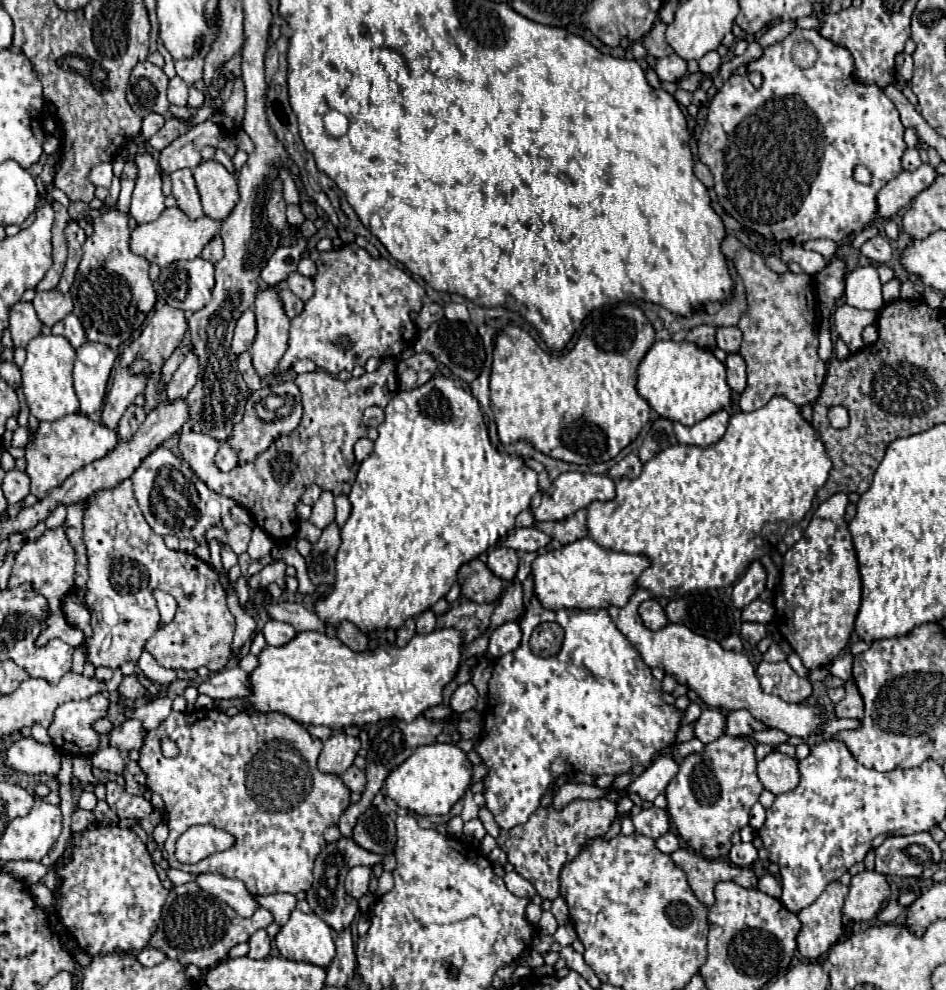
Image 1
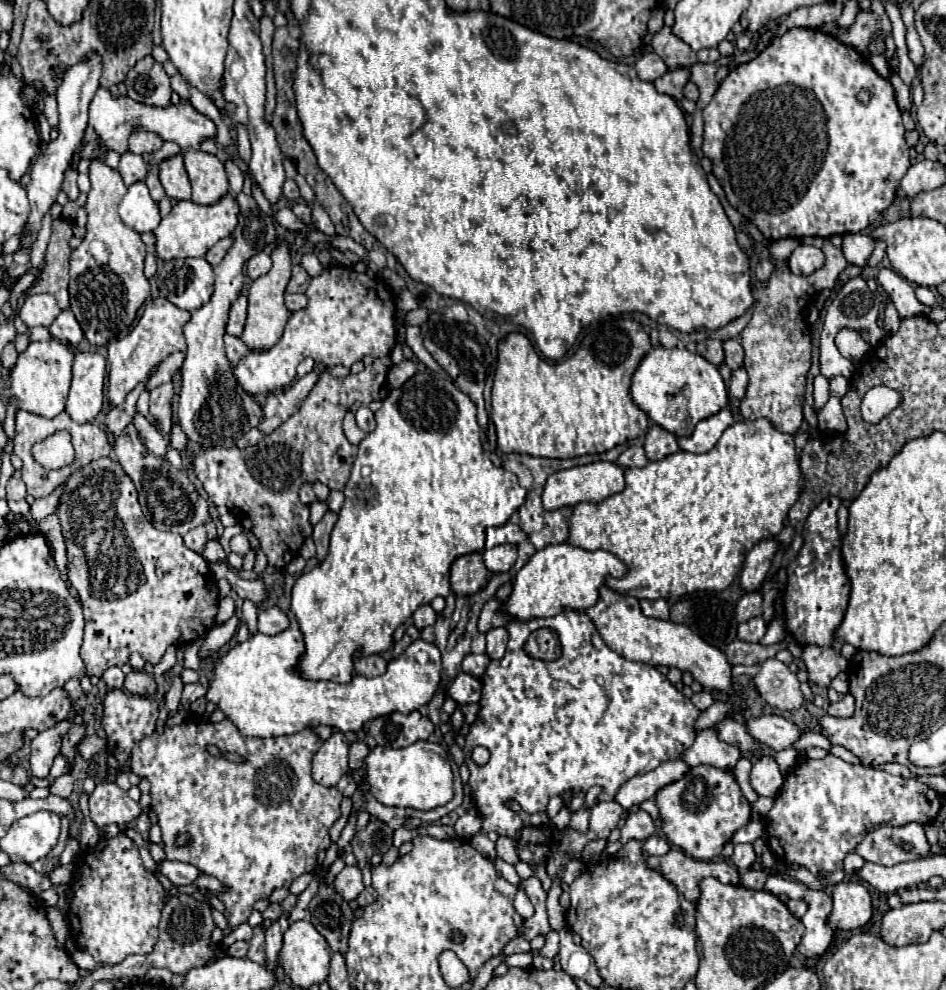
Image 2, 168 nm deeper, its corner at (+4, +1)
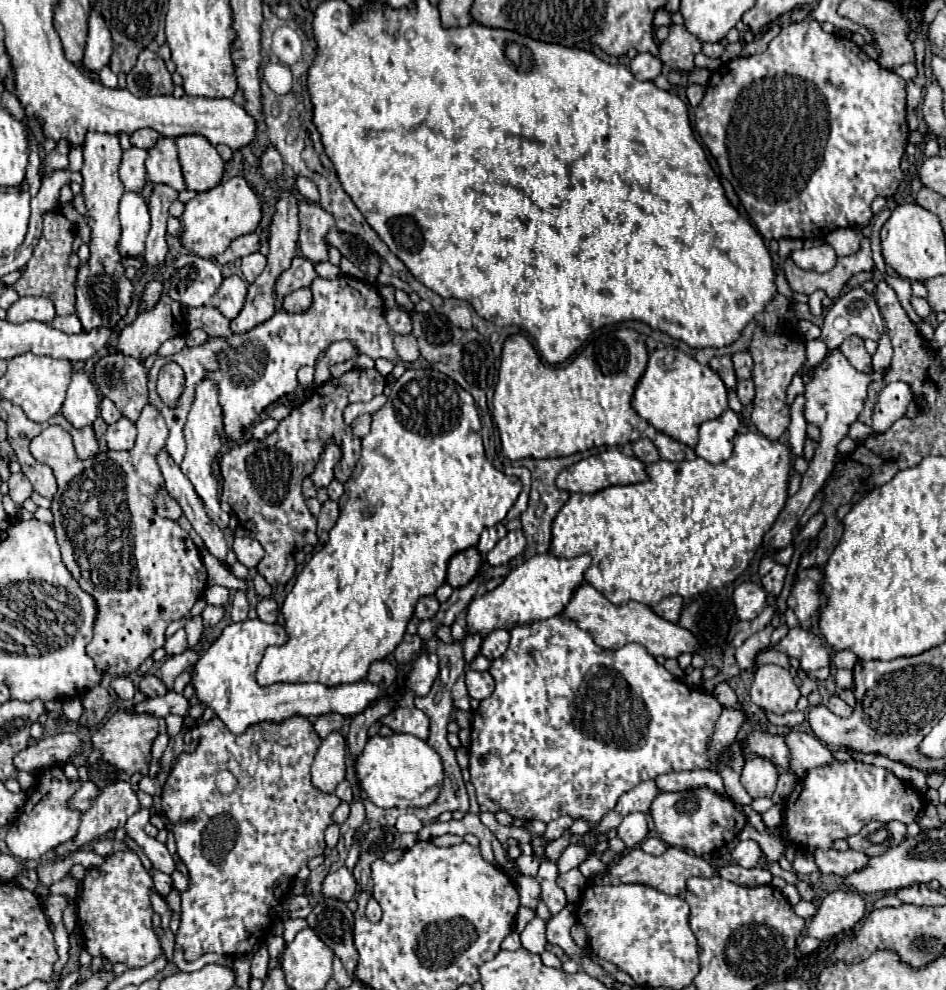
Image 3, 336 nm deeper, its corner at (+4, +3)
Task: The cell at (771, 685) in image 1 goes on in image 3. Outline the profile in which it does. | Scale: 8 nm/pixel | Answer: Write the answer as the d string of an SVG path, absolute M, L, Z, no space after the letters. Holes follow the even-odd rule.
M763 665L755 671L751 685L751 701L765 711L787 713L793 711L801 697L793 675L779 665Z

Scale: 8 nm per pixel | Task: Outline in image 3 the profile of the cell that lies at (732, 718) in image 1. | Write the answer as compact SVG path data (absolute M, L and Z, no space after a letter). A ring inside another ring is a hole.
M789 729L789 733L785 733L785 743L789 747L789 763L791 763L791 771L801 777L807 771L819 767L819 765L827 765L833 761L831 751L813 735L807 735L799 729Z

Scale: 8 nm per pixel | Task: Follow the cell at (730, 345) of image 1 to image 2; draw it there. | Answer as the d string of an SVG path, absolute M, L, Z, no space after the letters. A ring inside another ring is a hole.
M729 339L729 341L723 341L723 349L725 349L725 365L729 369L739 369L743 367L743 347L737 339Z

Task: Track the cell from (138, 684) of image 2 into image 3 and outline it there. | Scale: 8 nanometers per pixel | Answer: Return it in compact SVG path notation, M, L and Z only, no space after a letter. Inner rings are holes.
M143 675L141 677L141 681L139 681L139 685L137 685L147 697L163 697L165 693L167 693L167 689L165 689L165 685L161 683L161 679L157 679L155 675Z

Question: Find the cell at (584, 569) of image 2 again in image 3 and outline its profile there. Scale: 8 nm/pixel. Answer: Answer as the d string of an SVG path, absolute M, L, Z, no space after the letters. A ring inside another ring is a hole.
M553 553L533 555L523 565L513 569L495 591L485 593L481 597L475 597L469 603L469 607L467 607L467 631L481 633L485 637L493 629L511 629L515 625L523 625L523 623L531 623L531 621L539 621L539 619L549 619L553 615L561 615L565 605L571 601L575 589L585 583L585 571L589 567L591 567L591 555L577 555L571 559L557 557Z

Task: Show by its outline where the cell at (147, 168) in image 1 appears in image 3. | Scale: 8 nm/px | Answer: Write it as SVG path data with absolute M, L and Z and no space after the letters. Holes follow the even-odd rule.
M127 191L119 203L121 239L119 251L129 257L139 257L145 251L145 237L151 229L151 217L141 193Z

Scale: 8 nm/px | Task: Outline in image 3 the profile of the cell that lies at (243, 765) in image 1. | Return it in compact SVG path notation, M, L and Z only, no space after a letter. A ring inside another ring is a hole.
M213 717L207 725L197 727L195 729L195 737L199 737L199 747L195 749L195 753L179 753L175 757L175 763L167 775L167 781L163 785L163 793L161 793L161 811L169 817L169 821L173 821L173 833L175 833L175 843L177 843L177 855L179 859L185 863L185 867L189 869L189 889L185 893L181 893L181 925L177 931L177 939L175 939L175 947L181 947L185 951L185 961L195 961L205 953L219 953L219 955L247 955L251 953L261 941L265 941L265 931L267 927L271 927L271 919L267 915L269 905L277 903L281 899L283 893L287 893L293 877L299 873L301 867L305 867L309 863L309 859L313 859L315 855L321 855L325 849L325 839L323 833L325 829L333 823L333 811L337 809L337 805L341 803L337 795L333 793L323 793L319 791L313 783L311 783L311 763L313 757L321 745L319 735L315 733L313 725L309 719L305 717L291 717L283 723L257 723L251 725L243 735L233 735L225 723L217 717ZM219 771L229 771L235 775L237 779L237 787L233 793L223 795L219 793L217 785L215 785L215 777Z

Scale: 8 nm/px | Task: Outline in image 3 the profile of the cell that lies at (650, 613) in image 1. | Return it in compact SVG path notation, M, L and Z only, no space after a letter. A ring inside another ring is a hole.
M671 595L671 597L665 597L661 599L657 605L653 605L653 613L657 613L659 617L671 621L671 623L677 623L679 619L679 613L681 613L681 607L683 607L683 599L679 595Z

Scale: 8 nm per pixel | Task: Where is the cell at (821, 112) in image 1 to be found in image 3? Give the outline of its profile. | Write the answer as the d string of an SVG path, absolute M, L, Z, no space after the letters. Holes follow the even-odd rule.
M813 19L791 23L781 29L781 33L769 43L765 53L757 53L751 57L737 57L717 69L717 75L713 73L703 101L695 107L695 129L709 149L709 153L715 157L723 177L727 177L741 199L749 219L755 223L757 231L765 239L781 239L781 237L795 237L795 239L811 239L811 237L825 237L827 233L839 229L839 227L865 227L873 219L871 203L877 197L893 197L903 181L903 171L899 167L901 157L907 147L907 121L905 121L905 81L881 67L875 59L871 59L861 47L857 47L851 39L839 37L835 33L825 33L821 25Z

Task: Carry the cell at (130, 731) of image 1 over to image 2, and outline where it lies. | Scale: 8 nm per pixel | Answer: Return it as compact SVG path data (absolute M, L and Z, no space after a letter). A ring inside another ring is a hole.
M91 735L91 737L83 737L75 749L83 759L91 759L95 753L99 753L99 749L111 749L111 747L97 735Z

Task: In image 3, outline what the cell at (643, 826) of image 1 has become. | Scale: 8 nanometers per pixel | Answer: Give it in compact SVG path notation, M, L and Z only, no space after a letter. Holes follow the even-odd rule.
M631 813L623 819L623 823L617 827L619 839L627 845L627 849L637 847L647 837L647 821L643 813Z

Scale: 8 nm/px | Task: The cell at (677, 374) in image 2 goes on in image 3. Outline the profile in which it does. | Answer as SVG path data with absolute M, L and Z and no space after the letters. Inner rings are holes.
M663 347L651 353L649 365L635 387L631 405L657 431L693 447L697 443L699 425L717 419L727 409L725 391L725 383L713 369L697 363L675 347Z

